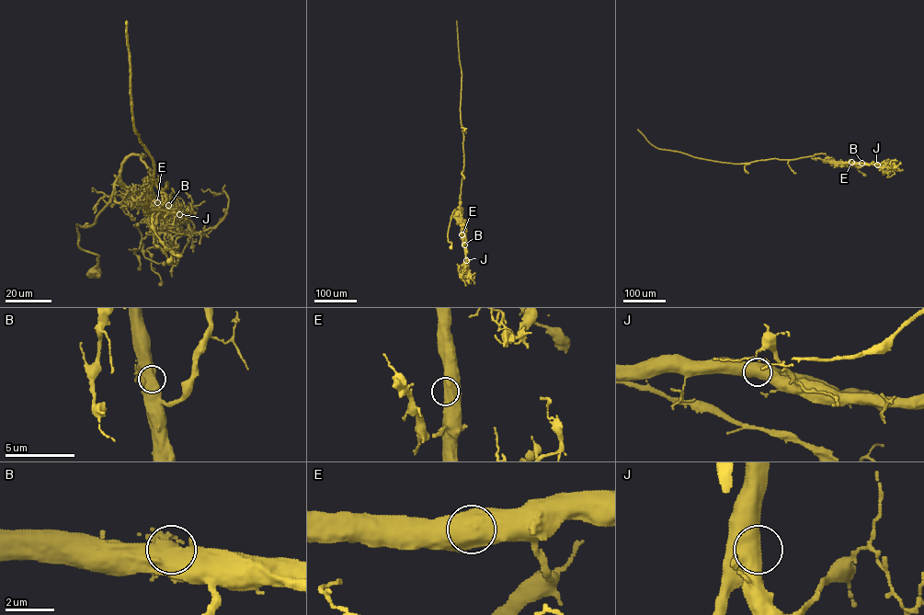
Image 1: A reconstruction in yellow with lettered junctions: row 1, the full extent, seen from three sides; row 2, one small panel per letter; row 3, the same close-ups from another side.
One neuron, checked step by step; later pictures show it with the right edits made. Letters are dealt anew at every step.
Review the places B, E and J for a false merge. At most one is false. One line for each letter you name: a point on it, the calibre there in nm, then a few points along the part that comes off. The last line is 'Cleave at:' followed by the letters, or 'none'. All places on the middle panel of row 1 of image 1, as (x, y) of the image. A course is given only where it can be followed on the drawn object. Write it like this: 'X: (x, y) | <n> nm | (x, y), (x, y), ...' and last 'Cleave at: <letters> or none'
B: (464, 244) | 850 nm | (464, 244), (466, 268), (460, 271), (460, 278), (462, 269)
Cleave at: B

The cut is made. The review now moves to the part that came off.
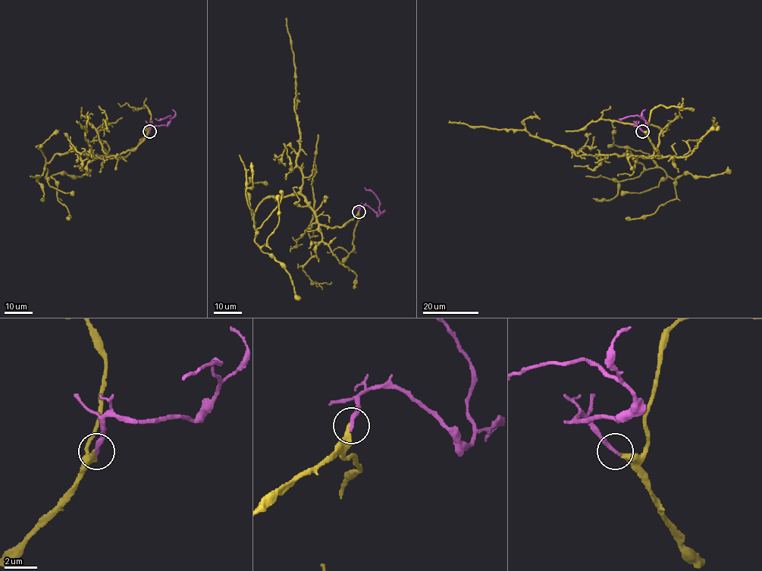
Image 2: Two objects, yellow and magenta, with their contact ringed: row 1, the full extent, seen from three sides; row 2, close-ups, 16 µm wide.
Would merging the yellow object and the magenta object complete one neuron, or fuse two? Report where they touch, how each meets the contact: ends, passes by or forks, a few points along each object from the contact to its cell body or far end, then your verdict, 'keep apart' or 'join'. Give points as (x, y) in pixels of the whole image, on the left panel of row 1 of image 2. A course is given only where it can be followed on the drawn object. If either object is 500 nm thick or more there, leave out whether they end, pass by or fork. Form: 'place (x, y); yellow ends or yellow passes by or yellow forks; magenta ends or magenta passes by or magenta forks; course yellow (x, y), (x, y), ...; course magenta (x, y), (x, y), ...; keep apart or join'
place (149, 131); yellow ends; magenta ends; course yellow (149, 130), (132, 149), (111, 157), (92, 156), (86, 155), (91, 155), (86, 130), (76, 120); course magenta (149, 130), (152, 125), (166, 125), (170, 120), (170, 115), (161, 120), (155, 119); join

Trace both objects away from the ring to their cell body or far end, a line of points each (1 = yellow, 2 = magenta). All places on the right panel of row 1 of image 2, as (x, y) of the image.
1: (642, 130), (658, 152), (655, 157), (576, 155), (566, 148), (531, 136), (524, 130), (471, 127), (449, 120)
2: (642, 130), (635, 125), (643, 125), (645, 122), (637, 115), (621, 120), (618, 119)

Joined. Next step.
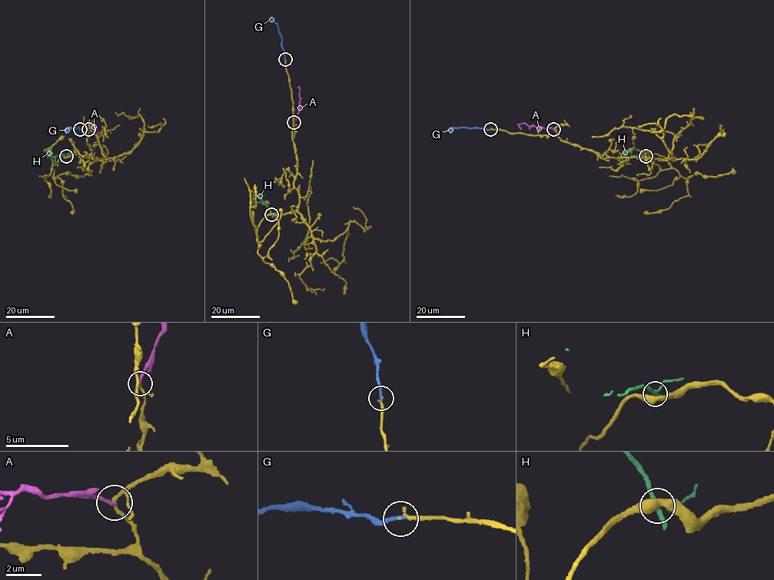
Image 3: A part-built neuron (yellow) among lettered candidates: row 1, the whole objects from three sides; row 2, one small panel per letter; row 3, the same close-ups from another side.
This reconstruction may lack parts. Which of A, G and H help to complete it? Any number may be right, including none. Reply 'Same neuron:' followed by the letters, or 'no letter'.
Same neuron: G

